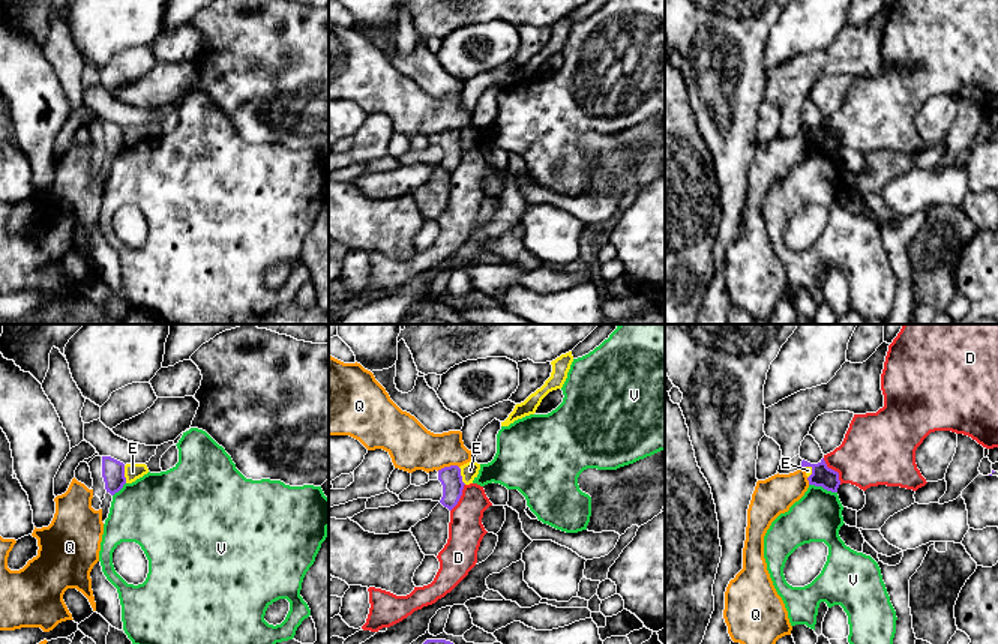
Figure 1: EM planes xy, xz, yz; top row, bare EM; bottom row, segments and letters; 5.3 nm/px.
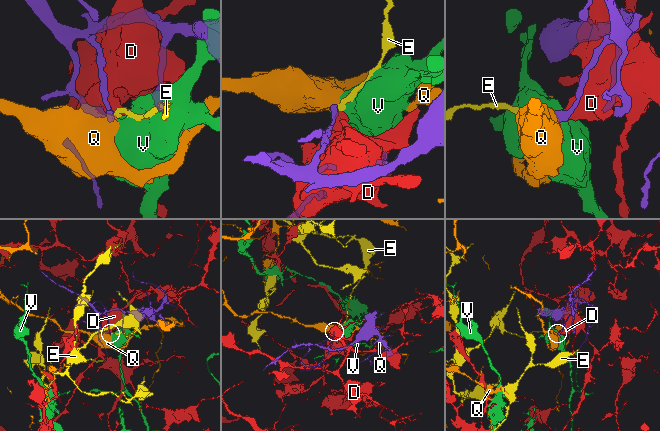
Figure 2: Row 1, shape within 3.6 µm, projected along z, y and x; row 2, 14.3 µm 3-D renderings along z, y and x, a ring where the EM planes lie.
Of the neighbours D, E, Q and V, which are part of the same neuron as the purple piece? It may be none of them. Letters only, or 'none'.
none

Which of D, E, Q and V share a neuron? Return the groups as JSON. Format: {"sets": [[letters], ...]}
{"sets": [["D"], ["E"], ["Q"], ["V"]]}

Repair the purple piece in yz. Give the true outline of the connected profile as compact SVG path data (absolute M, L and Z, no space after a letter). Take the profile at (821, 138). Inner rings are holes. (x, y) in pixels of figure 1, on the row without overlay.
M824 122L818 128L810 128L807 125L801 125L801 132L812 132L812 138L807 141L809 149L822 150L827 155L837 156L840 149L839 137L828 132Z

